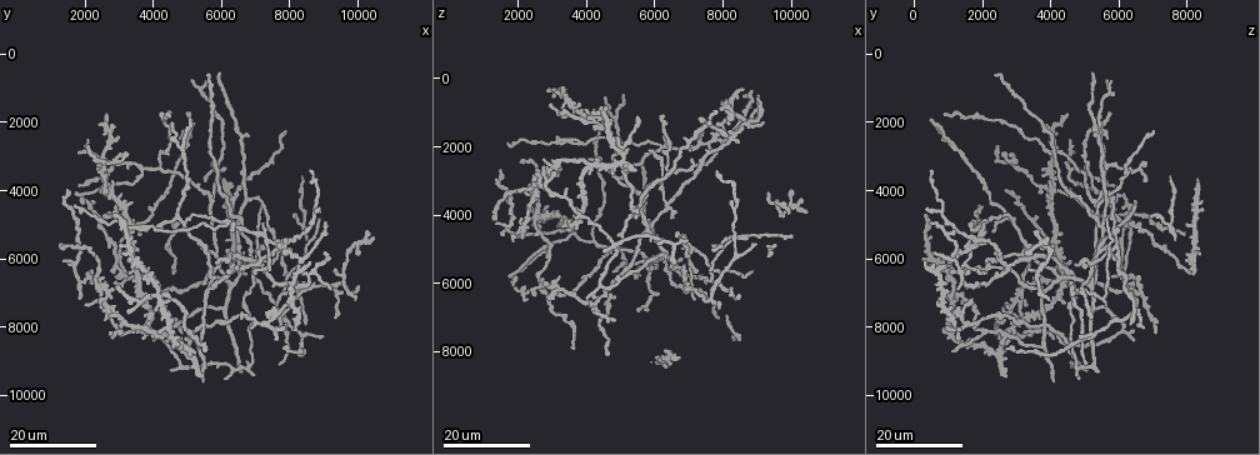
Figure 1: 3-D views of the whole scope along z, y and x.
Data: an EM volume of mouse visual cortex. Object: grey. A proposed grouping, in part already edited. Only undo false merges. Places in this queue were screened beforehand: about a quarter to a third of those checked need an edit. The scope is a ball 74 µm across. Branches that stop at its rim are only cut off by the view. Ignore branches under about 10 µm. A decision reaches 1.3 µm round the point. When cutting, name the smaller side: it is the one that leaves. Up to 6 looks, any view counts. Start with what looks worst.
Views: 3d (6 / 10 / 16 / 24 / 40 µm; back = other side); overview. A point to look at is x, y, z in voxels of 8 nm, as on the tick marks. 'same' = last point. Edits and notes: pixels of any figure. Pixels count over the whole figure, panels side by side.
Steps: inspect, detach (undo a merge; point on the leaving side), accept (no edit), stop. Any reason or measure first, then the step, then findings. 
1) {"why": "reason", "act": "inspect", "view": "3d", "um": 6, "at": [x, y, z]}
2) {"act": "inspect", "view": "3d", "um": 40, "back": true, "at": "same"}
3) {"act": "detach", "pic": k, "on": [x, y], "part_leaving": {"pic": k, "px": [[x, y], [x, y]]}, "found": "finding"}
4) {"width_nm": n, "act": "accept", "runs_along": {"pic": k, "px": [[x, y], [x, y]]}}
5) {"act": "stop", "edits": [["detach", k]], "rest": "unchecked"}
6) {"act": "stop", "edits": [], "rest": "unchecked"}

{"why": "two arms in line, one across", "act": "inspect", "view": "3d", "um": 24, "at": [8400, 6900, 4600]}

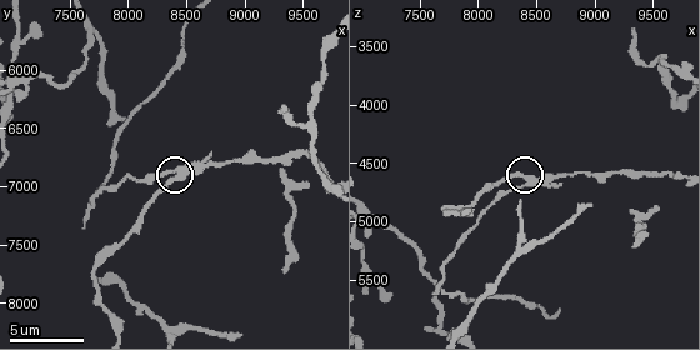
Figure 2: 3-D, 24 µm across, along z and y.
{"act": "inspect", "view": "3d", "um": 6, "at": [8440, 6900, 4620]}

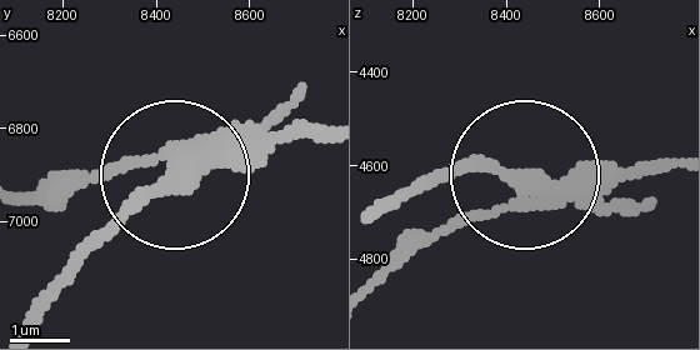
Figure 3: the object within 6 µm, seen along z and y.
{"act": "inspect", "view": "3d", "um": 6, "back": true, "at": [8430, 6920, 4625]}

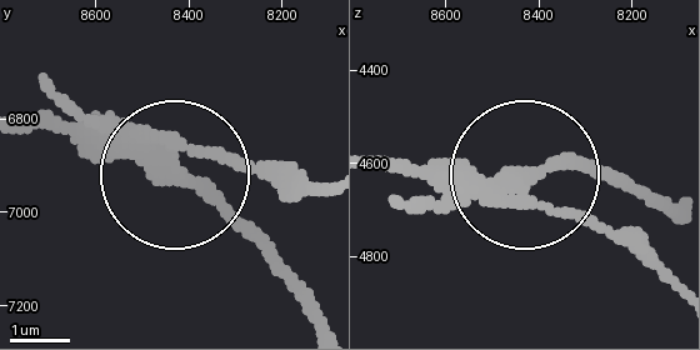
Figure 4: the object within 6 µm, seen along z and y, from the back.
{"act": "detach", "pic": 4, "on": [49, 80], "part_leaving": {"pic": 4, "px": [[140, 129], [329, 189]]}, "found": "two neurons meet here"}

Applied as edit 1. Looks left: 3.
{"why": "three-way junction", "act": "inspect", "view": "3d", "um": 16, "at": [7400, 5500, 1800]}

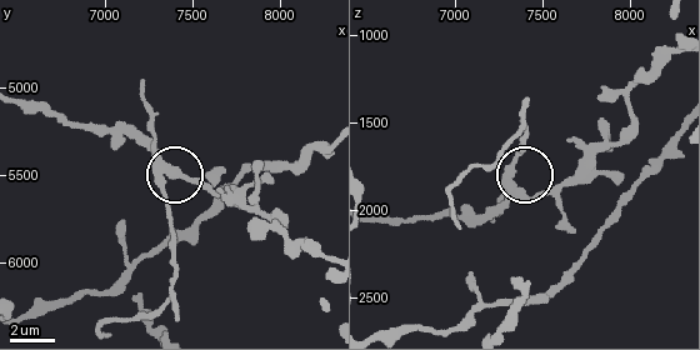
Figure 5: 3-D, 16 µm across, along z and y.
{"act": "inspect", "view": "3d", "um": 10, "at": [7340, 5500, 1880]}

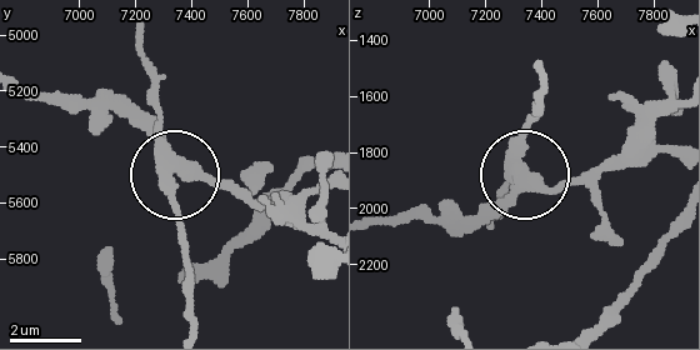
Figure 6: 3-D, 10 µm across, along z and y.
{"act": "detach", "pic": 6, "on": [165, 189], "part_leaving": {"pic": 6, "px": [[171, 159], [190, 320]]}, "found": "a second neuron is stuck on"}

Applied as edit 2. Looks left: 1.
{"why": "two arms in line, one across", "act": "inspect", "view": "3d", "um": 10, "at": [7660, 5620, 5920]}

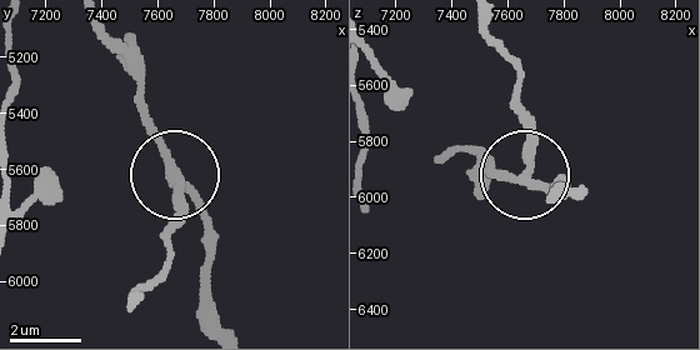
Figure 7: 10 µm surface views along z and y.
{"width_nm": 250, "act": "accept", "found": "continuous, no second neuron"}

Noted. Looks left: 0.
{"act": "stop", "edits": [["detach", 4], ["detach", 6]], "rest": "unchecked"}

